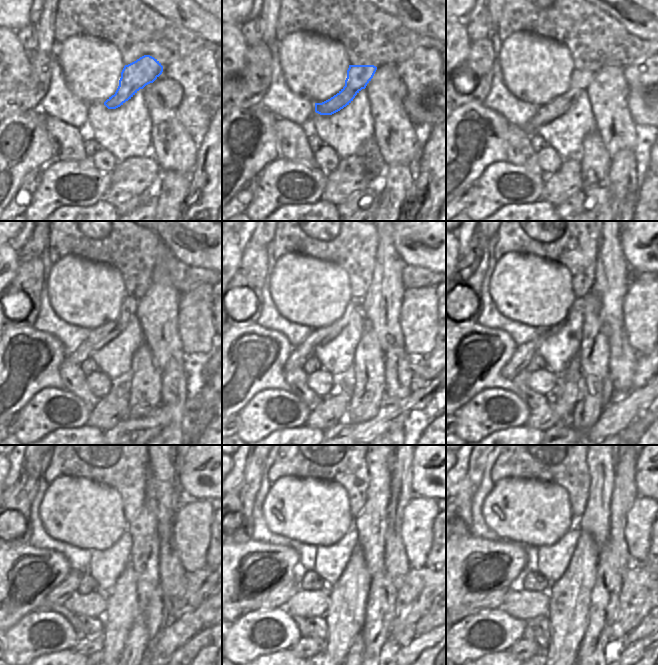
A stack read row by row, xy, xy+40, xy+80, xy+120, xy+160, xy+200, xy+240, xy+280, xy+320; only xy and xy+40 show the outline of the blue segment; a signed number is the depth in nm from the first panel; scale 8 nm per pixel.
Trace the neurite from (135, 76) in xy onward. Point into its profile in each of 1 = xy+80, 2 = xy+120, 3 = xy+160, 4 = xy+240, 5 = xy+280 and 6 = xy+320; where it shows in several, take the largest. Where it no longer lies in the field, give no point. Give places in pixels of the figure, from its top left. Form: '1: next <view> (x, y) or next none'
1: next xy+80 (580, 80)
2: next xy+120 (98, 337)
3: next xy+160 (299, 354)
4: next xy+240 (60, 594)
5: next xy+280 (277, 599)
6: next xy+320 (495, 600)

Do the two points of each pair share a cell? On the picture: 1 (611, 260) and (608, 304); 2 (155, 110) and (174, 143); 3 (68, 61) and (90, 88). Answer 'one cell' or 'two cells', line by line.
1: one cell
2: one cell
3: one cell

